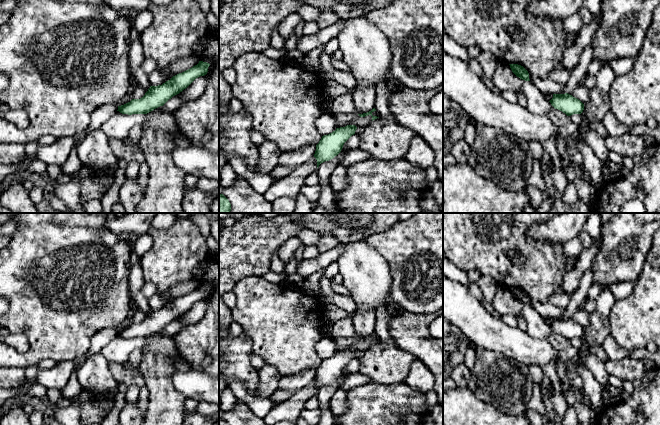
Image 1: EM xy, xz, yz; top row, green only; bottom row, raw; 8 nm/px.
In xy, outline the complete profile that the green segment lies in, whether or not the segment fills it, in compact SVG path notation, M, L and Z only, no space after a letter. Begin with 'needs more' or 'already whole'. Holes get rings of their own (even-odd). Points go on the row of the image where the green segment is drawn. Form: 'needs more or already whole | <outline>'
already whole | M199 61L197 65L173 76L162 85L150 86L142 98L132 99L130 102L118 106L117 111L128 115L147 114L163 106L173 96L186 89L196 78L206 75L209 66L209 63Z

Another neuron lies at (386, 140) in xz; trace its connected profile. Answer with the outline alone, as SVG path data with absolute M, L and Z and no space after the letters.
M377 118L364 127L359 148L373 159L401 160L415 135L411 129L404 128L396 120Z

